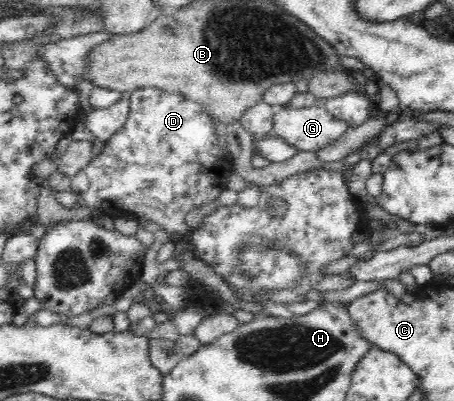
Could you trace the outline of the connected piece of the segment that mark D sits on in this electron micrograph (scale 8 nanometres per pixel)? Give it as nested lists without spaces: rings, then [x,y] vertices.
[[[143,87],[134,90],[131,93],[129,100],[130,115],[128,121],[126,121],[126,125],[106,141],[103,150],[101,150],[96,157],[92,158],[86,167],[83,167],[75,176],[71,177],[70,189],[72,193],[76,193],[77,195],[77,203],[74,206],[83,205],[83,207],[91,207],[92,209],[96,209],[96,211],[103,213],[105,216],[108,216],[111,220],[116,216],[121,217],[128,214],[137,215],[136,217],[141,217],[144,220],[152,221],[152,223],[160,225],[163,229],[162,234],[168,235],[172,241],[183,239],[188,233],[184,217],[190,213],[190,210],[193,210],[195,207],[200,207],[200,205],[204,205],[208,203],[208,201],[218,199],[218,195],[224,193],[224,191],[228,189],[228,177],[234,172],[234,158],[228,148],[224,150],[222,145],[218,145],[218,135],[216,134],[217,131],[215,130],[213,119],[206,113],[203,105],[192,101],[183,93],[170,93],[168,90]]]

